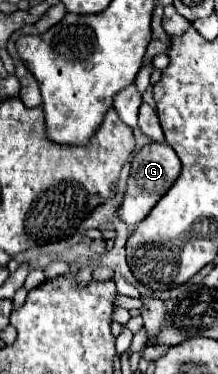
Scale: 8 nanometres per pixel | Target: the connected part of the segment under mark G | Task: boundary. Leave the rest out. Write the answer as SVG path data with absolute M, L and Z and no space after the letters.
M149 143L143 149L137 151L133 163L131 163L131 177L127 181L127 193L125 199L119 207L119 217L129 225L129 227L137 227L147 215L149 211L157 205L157 201L171 189L171 185L177 181L177 177L181 175L181 161L177 157L177 153L167 145L167 143Z

